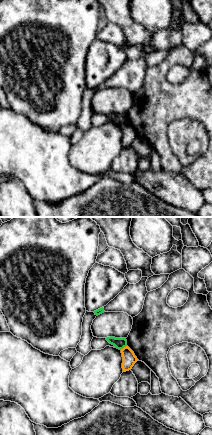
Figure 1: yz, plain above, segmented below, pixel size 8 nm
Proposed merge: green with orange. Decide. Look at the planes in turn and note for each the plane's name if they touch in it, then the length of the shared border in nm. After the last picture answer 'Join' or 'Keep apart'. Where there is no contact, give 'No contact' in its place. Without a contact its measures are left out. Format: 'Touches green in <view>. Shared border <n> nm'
Touches green in yz. Shared border 70 nm

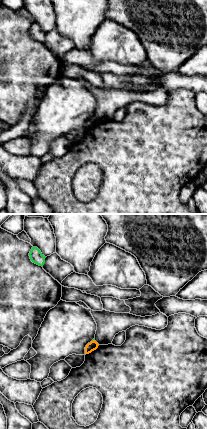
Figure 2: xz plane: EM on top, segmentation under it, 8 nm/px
Touches green in xz. Shared border 30 nm

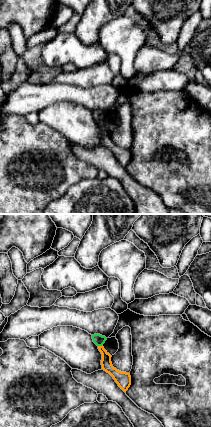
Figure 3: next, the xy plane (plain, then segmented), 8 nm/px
Touches green in xy. Shared border 40 nm

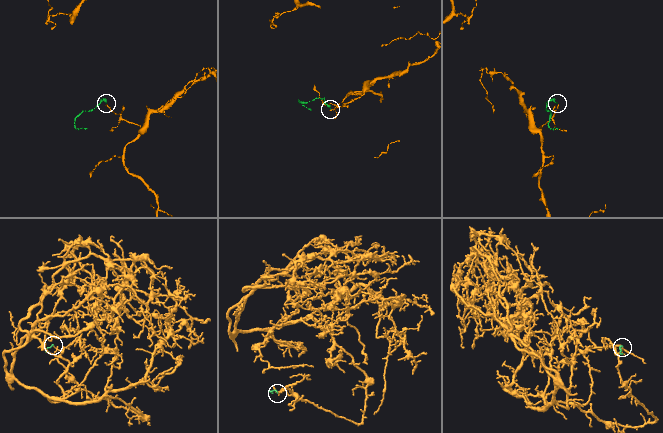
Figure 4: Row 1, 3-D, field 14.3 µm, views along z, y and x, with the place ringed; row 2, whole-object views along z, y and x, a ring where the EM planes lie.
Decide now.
Keep apart

